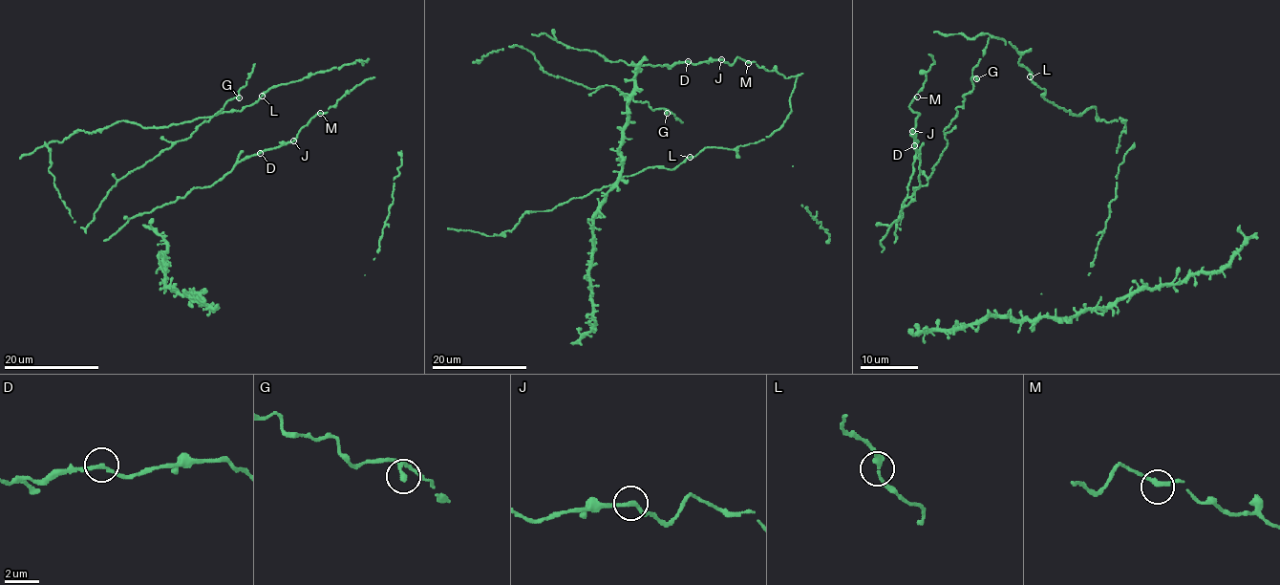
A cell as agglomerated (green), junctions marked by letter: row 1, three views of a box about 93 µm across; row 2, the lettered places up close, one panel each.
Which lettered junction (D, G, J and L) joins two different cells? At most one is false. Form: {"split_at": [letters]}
{"split_at": []}

